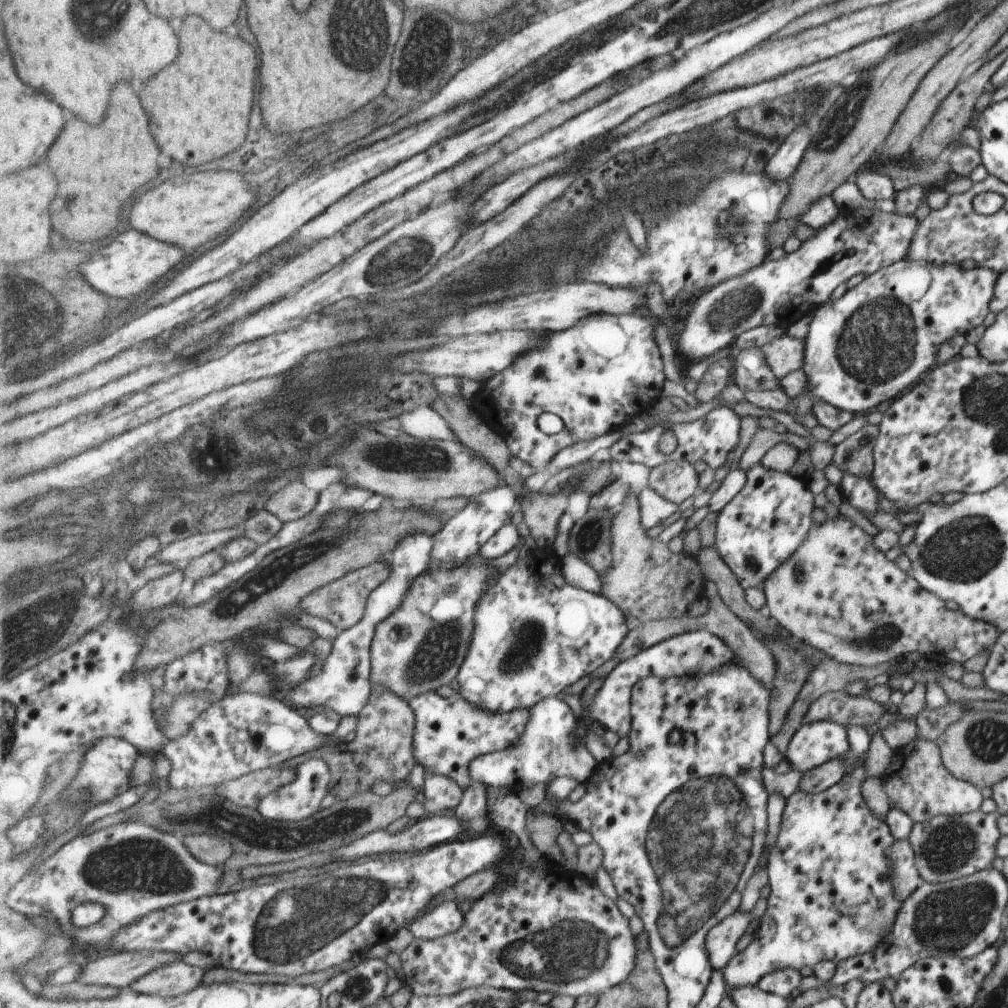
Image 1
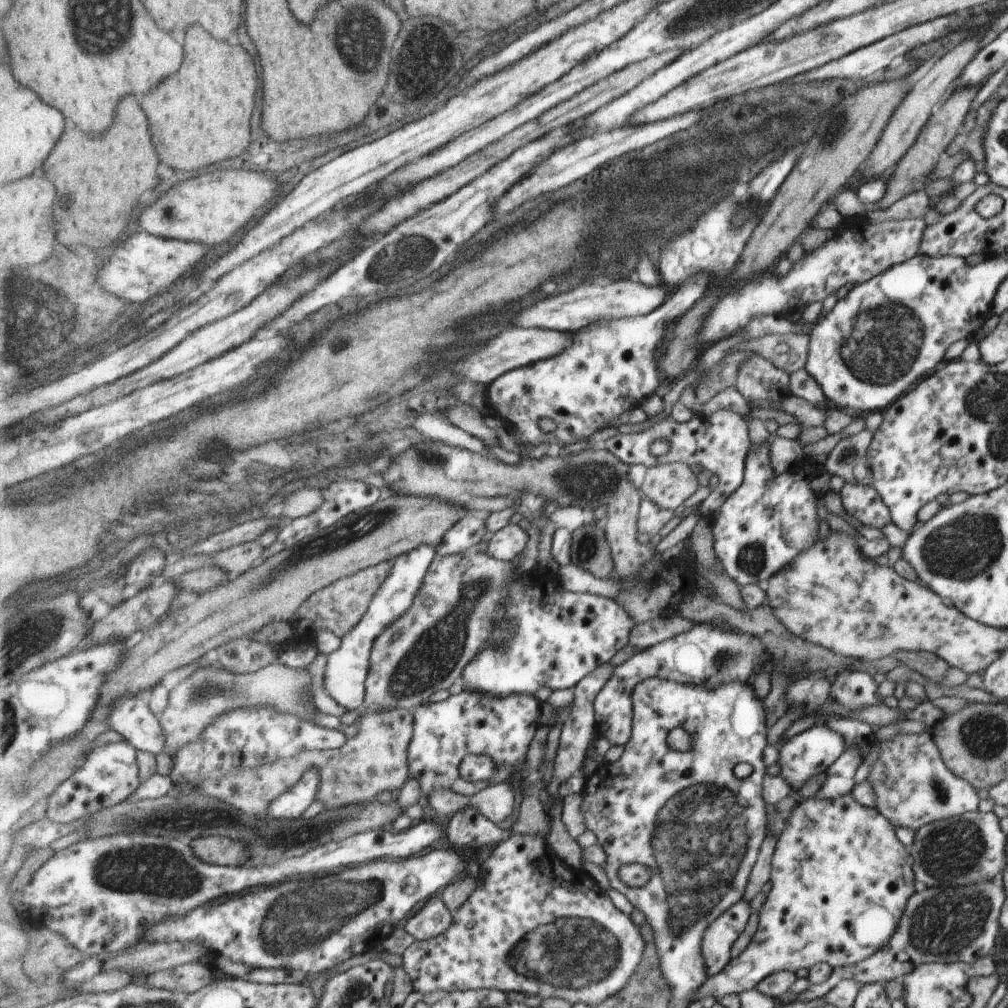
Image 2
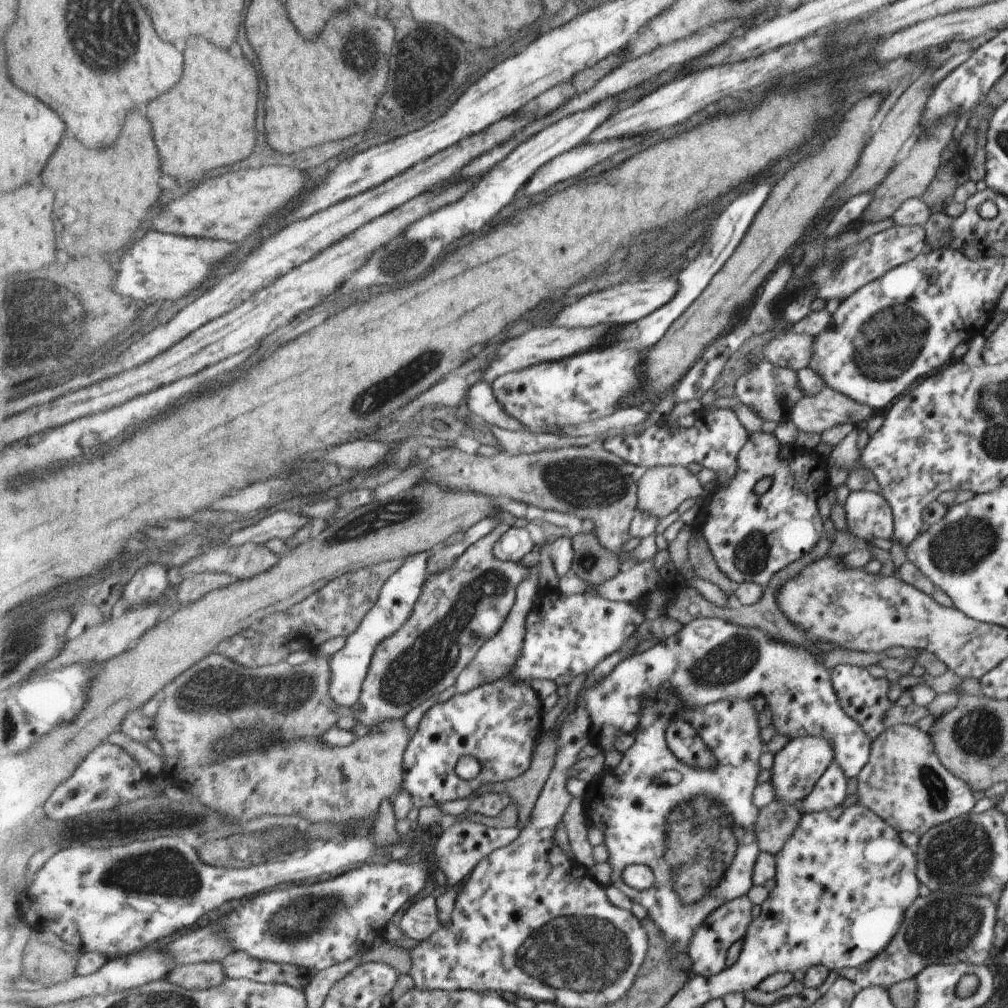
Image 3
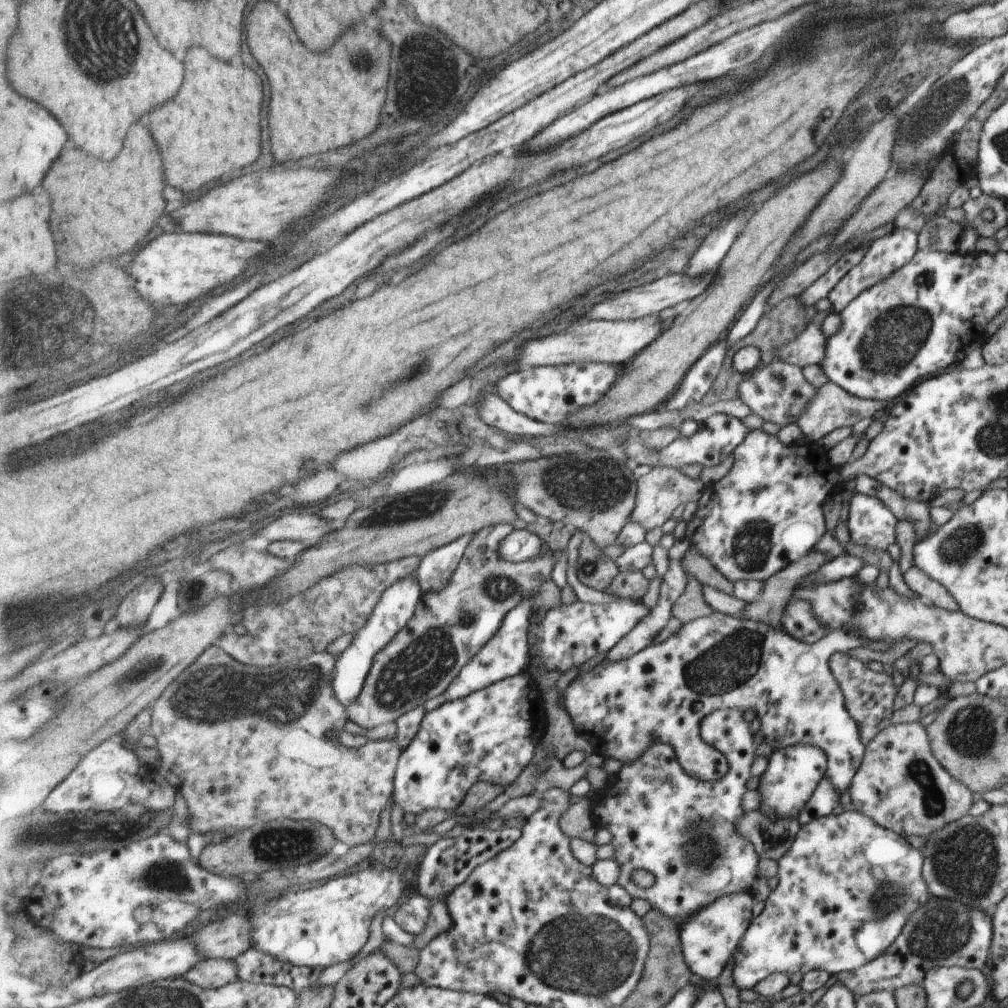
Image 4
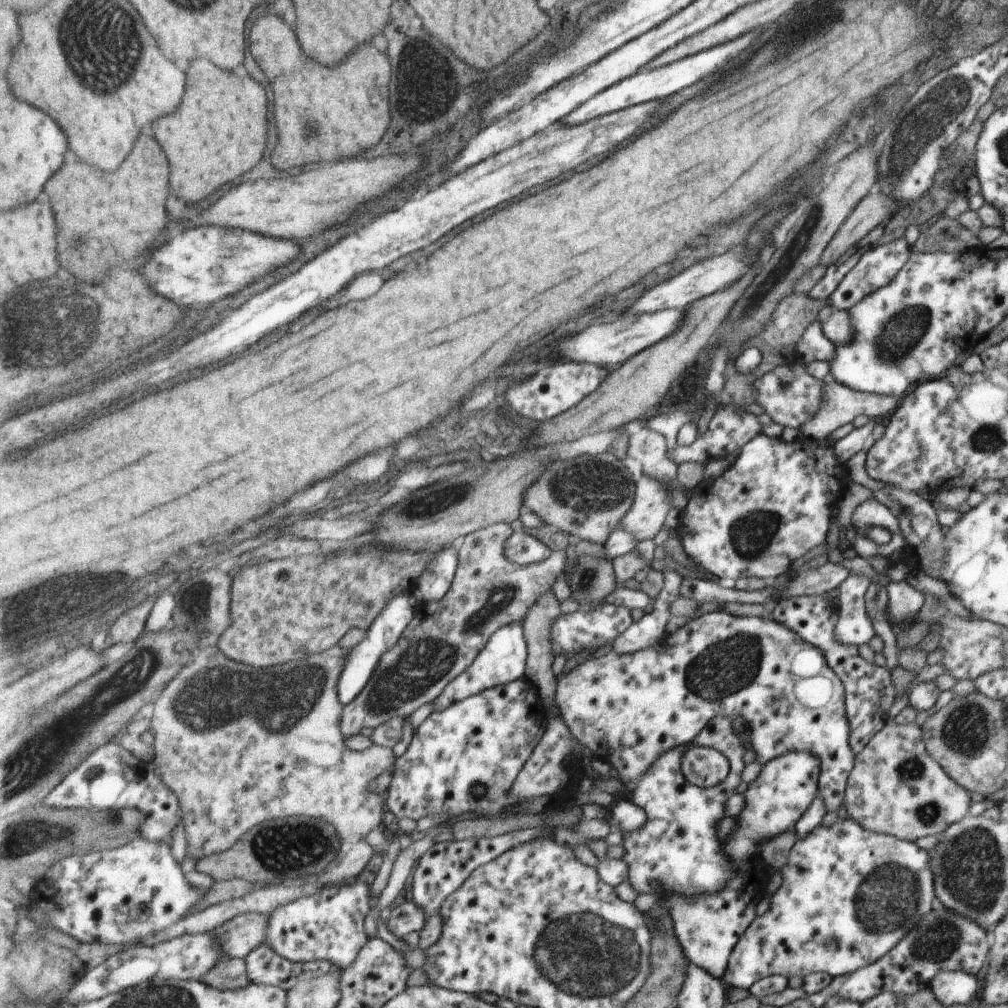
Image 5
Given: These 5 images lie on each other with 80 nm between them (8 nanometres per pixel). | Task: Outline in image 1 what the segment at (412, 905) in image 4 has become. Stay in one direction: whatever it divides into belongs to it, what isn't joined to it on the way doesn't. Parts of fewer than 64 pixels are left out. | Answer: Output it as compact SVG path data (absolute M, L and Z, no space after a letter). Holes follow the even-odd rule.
M454 897L444 898L436 907L417 917L410 924L417 939L431 940L455 933L464 925L464 914Z

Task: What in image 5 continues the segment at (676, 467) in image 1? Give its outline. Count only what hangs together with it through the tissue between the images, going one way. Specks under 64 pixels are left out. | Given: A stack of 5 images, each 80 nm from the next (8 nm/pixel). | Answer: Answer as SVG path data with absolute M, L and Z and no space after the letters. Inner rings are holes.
M644 474L634 486L633 507L621 520L618 530L628 531L637 541L653 541L671 507L670 489Z

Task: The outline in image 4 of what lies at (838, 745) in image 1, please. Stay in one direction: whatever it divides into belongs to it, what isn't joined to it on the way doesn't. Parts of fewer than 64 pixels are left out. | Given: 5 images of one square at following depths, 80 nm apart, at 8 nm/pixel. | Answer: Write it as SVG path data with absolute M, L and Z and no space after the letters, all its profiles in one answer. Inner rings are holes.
M789 745L785 749L771 753L767 759L767 766L759 776L758 787L755 789L758 790L759 795L757 810L765 815L770 815L771 819L796 819L824 776L827 756L824 751L814 746Z

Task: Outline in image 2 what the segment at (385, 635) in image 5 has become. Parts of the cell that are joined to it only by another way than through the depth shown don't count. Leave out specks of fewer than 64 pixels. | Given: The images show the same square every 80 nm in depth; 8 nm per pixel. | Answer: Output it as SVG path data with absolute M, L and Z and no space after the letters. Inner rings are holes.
M423 545L397 558L388 580L381 585L363 620L342 637L341 646L328 656L323 675L325 692L346 710L356 710L363 704L366 697L366 680L370 671L370 654L375 641L385 629L398 621L413 606L428 568L436 556L436 547Z

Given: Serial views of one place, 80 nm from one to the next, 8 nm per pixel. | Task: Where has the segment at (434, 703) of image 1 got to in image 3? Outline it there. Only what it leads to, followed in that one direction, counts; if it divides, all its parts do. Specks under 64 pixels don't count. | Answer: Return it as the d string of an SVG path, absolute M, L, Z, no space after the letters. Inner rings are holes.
M507 676L468 693L454 694L450 699L433 705L422 715L405 751L401 790L406 790L412 796L413 806L419 809L463 800L487 782L505 782L521 776L532 765L536 743L546 733L543 730L543 714L543 702L529 683ZM464 756L475 757L481 763L480 781L470 782L457 774L457 765Z

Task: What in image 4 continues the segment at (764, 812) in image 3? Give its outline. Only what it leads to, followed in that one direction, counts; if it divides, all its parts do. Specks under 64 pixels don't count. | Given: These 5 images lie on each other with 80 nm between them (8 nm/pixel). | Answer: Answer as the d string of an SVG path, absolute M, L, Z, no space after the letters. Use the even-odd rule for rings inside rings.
M757 809L734 822L735 832L753 846L759 859L775 862L789 850L799 827L797 819L771 819Z

